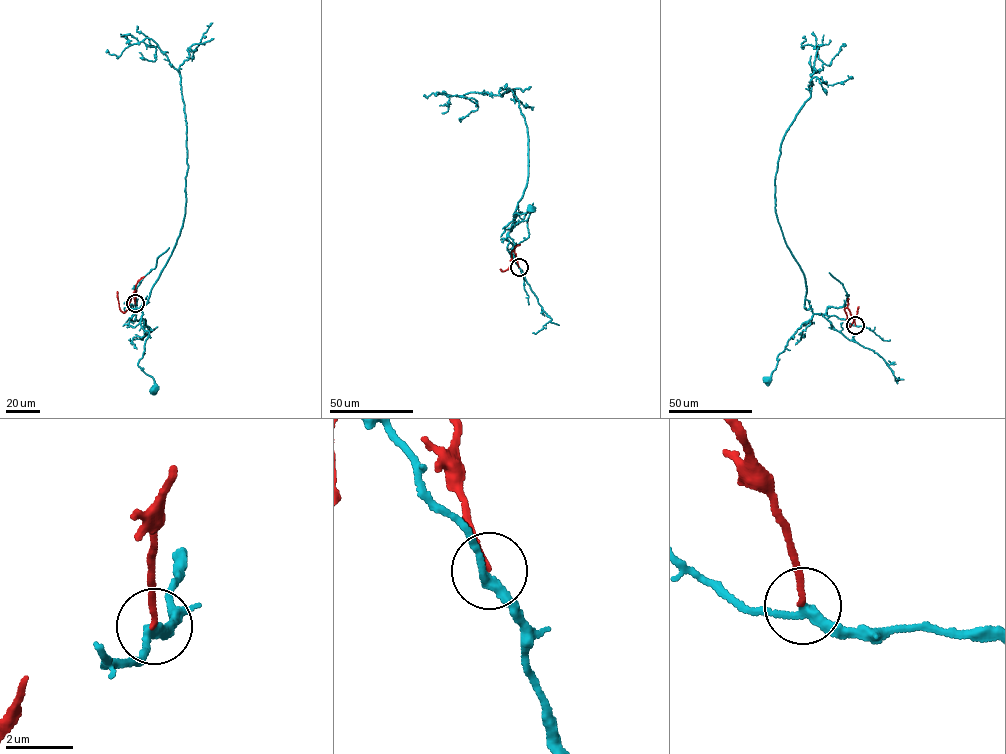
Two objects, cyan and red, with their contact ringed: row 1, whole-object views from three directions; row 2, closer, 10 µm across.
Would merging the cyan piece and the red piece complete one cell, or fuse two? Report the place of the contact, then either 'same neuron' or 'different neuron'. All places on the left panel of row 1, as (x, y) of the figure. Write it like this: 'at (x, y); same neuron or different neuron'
at (135, 303); different neuron

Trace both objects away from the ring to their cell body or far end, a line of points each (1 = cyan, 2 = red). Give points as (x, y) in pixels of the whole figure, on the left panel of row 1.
1: (135, 303), (128, 306), (140, 309), (141, 326), (149, 333), (138, 365), (153, 378), (153, 390)
2: (135, 303), (135, 290), (128, 309), (123, 312), (117, 291)

